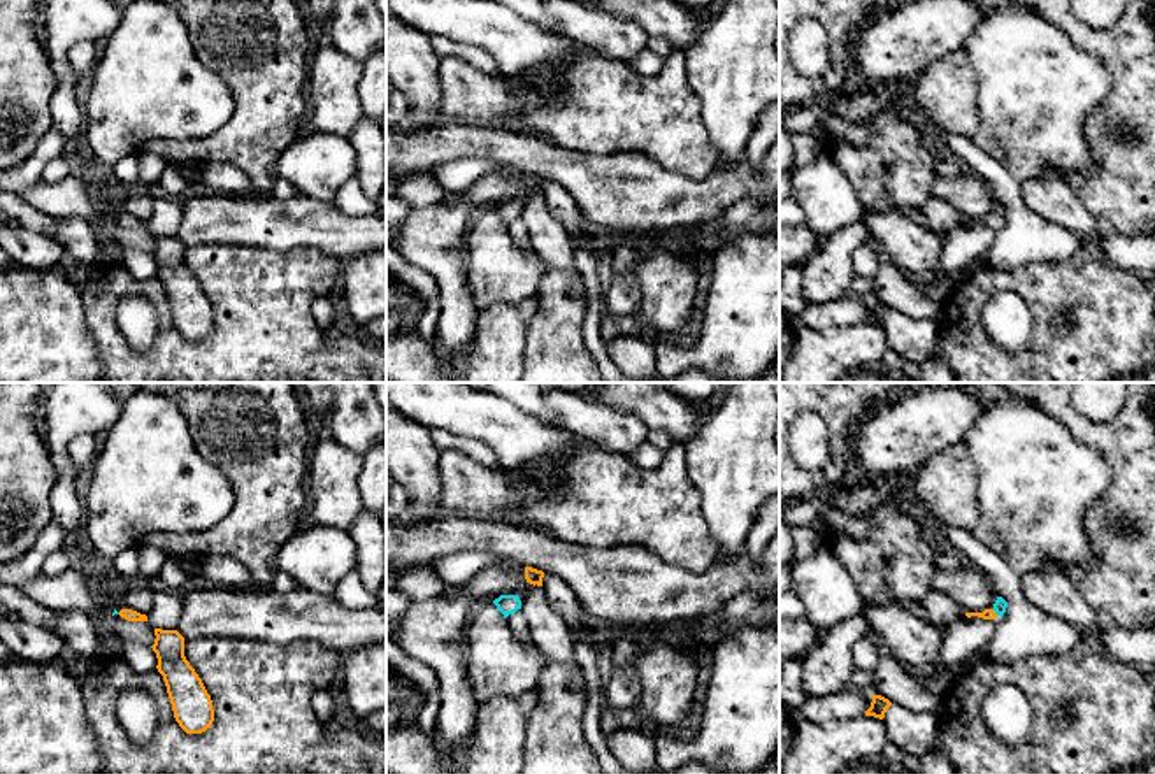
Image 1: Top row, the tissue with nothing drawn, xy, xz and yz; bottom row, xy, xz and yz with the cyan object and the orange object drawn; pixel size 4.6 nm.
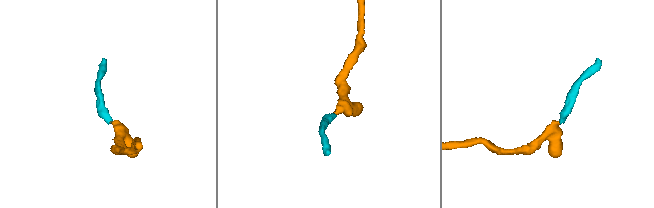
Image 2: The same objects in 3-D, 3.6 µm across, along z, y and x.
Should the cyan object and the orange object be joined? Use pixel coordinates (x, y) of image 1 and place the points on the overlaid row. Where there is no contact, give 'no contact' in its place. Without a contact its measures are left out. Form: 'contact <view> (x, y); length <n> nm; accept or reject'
contact yz (996, 613); length 40 nm; accept

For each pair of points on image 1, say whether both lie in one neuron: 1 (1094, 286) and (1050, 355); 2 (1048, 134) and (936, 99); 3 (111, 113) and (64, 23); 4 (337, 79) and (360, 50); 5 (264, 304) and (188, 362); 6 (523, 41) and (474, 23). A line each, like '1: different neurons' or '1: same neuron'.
1: same neuron
2: different neurons
3: different neurons
4: different neurons
5: same neuron
6: same neuron

